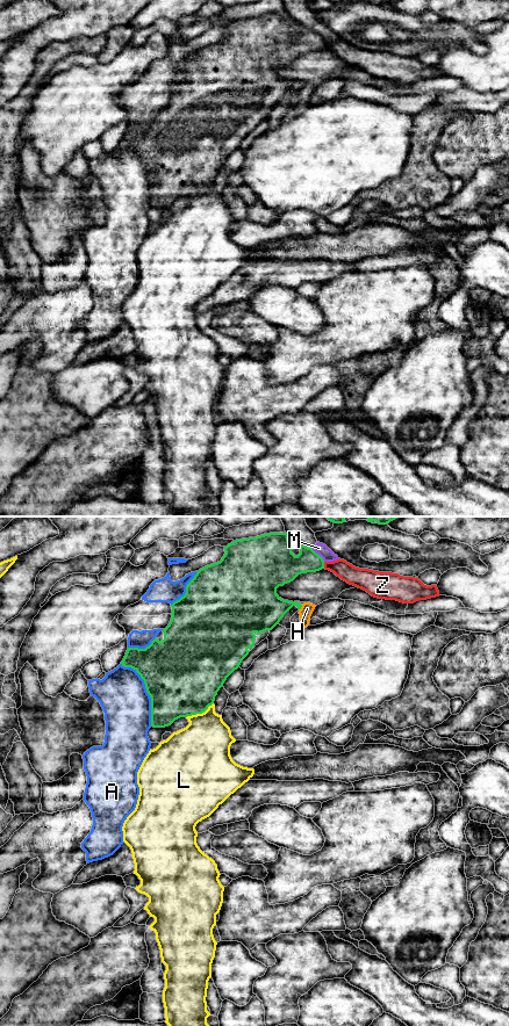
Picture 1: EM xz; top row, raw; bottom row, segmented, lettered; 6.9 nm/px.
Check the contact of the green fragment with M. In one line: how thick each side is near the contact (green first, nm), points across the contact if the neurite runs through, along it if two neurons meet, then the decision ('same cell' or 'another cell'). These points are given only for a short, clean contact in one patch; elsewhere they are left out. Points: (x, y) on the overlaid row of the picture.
220/80 nm | along xz (312, 548), (324, 561) | another cell

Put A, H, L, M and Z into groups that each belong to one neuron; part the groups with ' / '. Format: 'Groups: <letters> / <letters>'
Groups: A / H / L / M / Z

